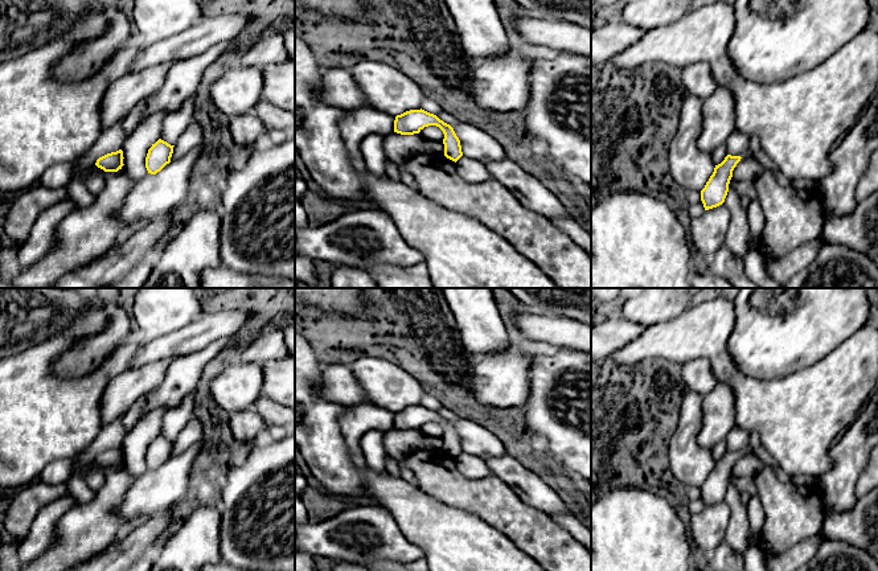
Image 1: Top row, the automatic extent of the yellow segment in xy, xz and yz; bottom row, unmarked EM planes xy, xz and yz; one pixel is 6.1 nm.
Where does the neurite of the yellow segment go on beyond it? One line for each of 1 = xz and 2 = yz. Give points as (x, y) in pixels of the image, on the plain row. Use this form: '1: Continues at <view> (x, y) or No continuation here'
1: No continuation here
2: No continuation here

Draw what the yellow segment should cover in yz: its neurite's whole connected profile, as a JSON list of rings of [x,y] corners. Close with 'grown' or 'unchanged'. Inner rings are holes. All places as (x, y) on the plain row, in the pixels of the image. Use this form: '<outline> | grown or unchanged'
[[[727,451],[721,460],[715,461],[713,471],[701,486],[701,497],[705,506],[717,504],[725,498],[733,467],[740,455],[740,452]]] | unchanged

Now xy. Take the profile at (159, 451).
[[[159,435],[152,443],[148,445],[145,453],[145,464],[148,469],[156,471],[160,468],[167,460],[171,459],[171,453],[173,449],[173,443],[167,438]]] | unchanged

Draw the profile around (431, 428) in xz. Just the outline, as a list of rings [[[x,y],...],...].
[[[436,422],[424,423],[423,426],[420,426],[419,430],[422,434],[434,436],[434,438],[443,438],[444,435],[443,427]]]

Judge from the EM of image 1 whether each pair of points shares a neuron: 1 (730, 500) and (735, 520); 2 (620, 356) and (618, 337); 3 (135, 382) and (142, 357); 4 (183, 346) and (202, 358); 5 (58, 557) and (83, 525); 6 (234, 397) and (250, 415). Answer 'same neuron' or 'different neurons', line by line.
1: same neuron
2: different neurons
3: different neurons
4: different neurons
5: same neuron
6: different neurons

